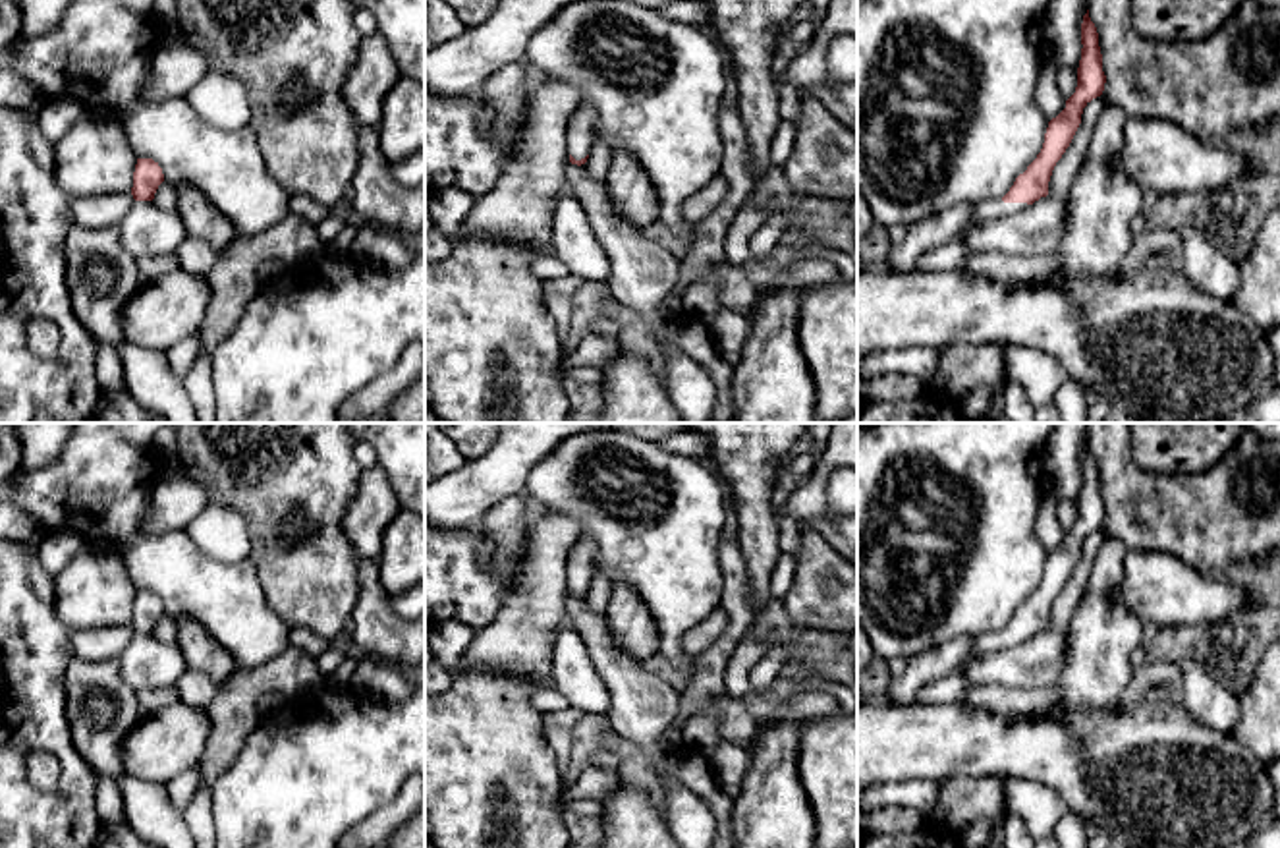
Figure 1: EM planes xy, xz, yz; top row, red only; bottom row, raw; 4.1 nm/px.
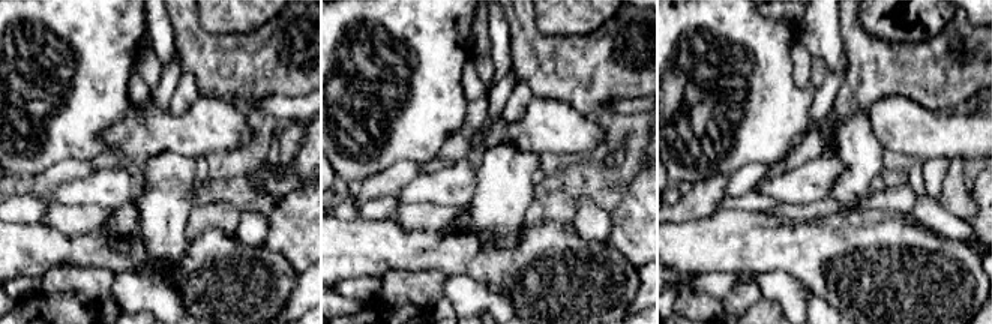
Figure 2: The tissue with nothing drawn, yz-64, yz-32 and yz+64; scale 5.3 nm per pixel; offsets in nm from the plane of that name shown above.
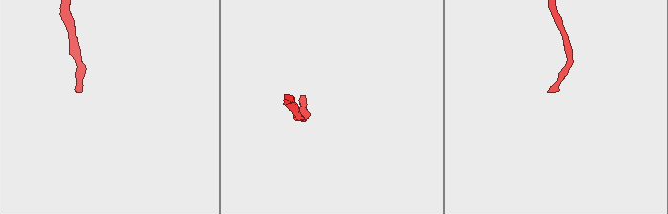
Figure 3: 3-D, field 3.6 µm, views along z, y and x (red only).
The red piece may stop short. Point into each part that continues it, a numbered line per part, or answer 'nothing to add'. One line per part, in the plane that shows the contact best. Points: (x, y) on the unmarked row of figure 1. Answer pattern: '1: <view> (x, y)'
1: yz (983, 644)

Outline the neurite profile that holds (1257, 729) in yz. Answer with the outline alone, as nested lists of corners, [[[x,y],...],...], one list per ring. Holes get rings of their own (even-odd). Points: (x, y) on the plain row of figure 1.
[[[1280,639],[1265,651],[1247,686],[1238,693],[1238,703],[1239,719],[1230,734],[1266,765],[1280,759]]]

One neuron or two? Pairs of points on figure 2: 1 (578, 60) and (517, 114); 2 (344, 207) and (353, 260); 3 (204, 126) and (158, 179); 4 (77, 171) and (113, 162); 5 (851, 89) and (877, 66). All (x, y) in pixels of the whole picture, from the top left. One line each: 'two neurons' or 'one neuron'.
1: two neurons
2: two neurons
3: two neurons
4: one neuron
5: one neuron

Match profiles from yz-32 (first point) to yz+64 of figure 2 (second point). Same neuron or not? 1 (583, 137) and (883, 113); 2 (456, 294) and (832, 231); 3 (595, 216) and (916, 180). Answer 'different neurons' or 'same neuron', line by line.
1: same neuron
2: different neurons
3: same neuron

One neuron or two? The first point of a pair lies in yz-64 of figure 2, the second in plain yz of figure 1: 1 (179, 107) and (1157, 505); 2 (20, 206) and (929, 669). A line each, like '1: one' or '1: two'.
1: two
2: two

